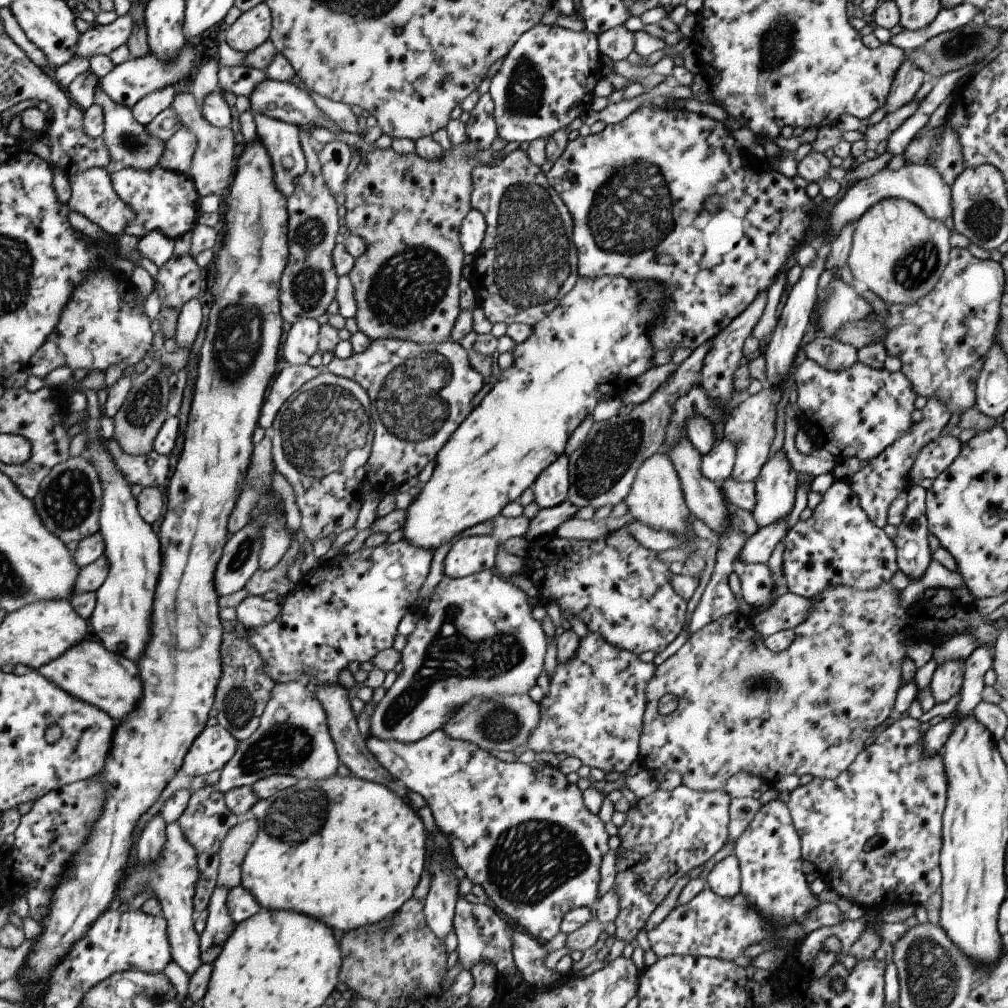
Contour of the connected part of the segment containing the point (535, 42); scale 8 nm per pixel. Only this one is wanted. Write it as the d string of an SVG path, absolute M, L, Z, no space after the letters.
M535 24L511 46L493 78L488 94L493 102L497 137L508 142L544 141L590 110L595 84L603 77L596 35L558 26Z

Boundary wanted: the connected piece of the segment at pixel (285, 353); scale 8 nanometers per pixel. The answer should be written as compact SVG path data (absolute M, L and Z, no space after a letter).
M299 318L293 322L281 348L283 360L291 366L305 365L309 356L318 351L319 328L320 325L314 319Z

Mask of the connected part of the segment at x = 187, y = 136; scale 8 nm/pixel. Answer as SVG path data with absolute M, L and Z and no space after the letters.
M182 125L163 146L163 152L157 160L157 166L187 175L193 152L197 146L197 136L191 127Z

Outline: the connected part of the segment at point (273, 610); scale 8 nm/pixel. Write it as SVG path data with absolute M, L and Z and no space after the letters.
M248 595L234 609L237 622L241 622L247 629L263 626L275 620L281 612L278 600L267 602L254 595Z

